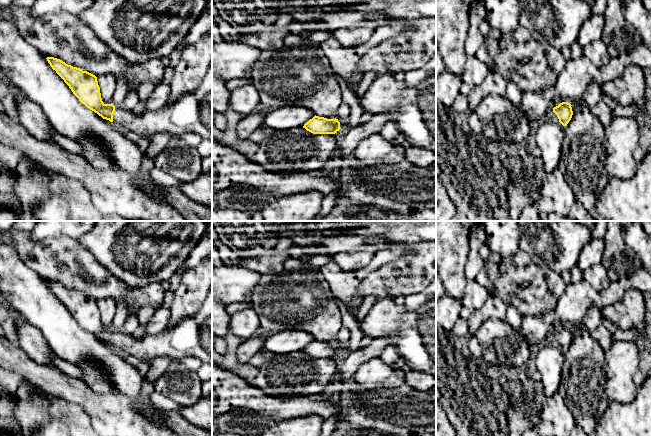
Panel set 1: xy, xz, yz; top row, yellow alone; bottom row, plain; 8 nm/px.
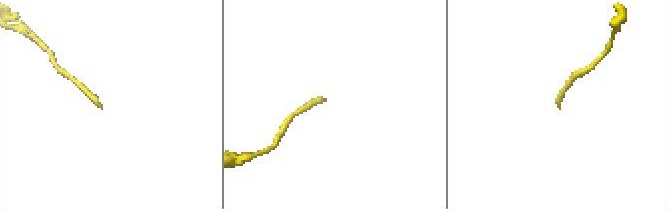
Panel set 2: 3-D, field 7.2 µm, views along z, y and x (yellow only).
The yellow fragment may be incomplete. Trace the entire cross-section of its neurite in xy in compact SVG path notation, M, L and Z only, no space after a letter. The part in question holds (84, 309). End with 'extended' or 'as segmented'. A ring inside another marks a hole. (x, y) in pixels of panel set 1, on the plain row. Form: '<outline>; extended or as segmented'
M54 281L46 283L82 328L123 354L143 362L157 357L182 359L192 356L212 365L212 287L196 315L184 319L174 328L137 339L112 327L104 328L95 299Z; extended

